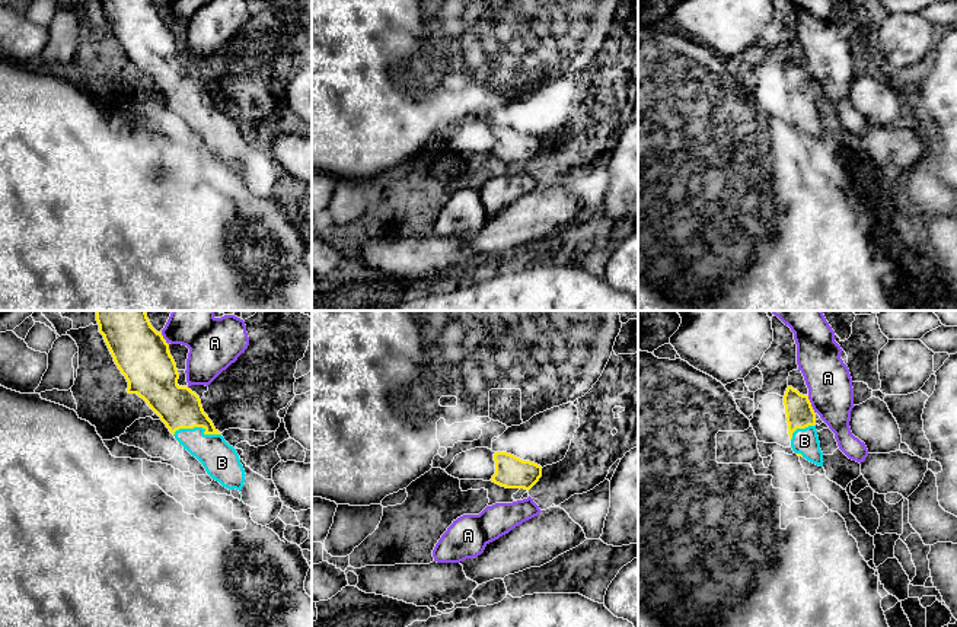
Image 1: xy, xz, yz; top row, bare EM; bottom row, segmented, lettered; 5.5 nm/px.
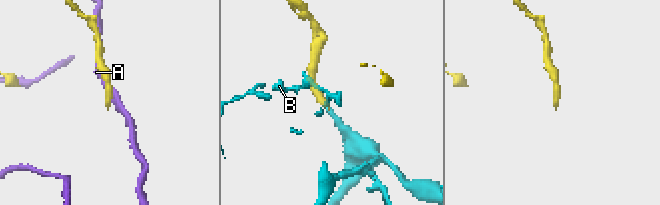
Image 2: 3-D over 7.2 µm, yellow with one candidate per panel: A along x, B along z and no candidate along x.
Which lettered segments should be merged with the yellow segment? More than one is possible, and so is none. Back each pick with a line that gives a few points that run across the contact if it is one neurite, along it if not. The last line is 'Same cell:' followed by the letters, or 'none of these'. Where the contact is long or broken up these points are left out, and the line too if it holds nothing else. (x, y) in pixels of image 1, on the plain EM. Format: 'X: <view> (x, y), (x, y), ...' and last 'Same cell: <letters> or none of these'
B: xy (178, 80), (197, 99), (197, 108), (222, 136)
Same cell: B

